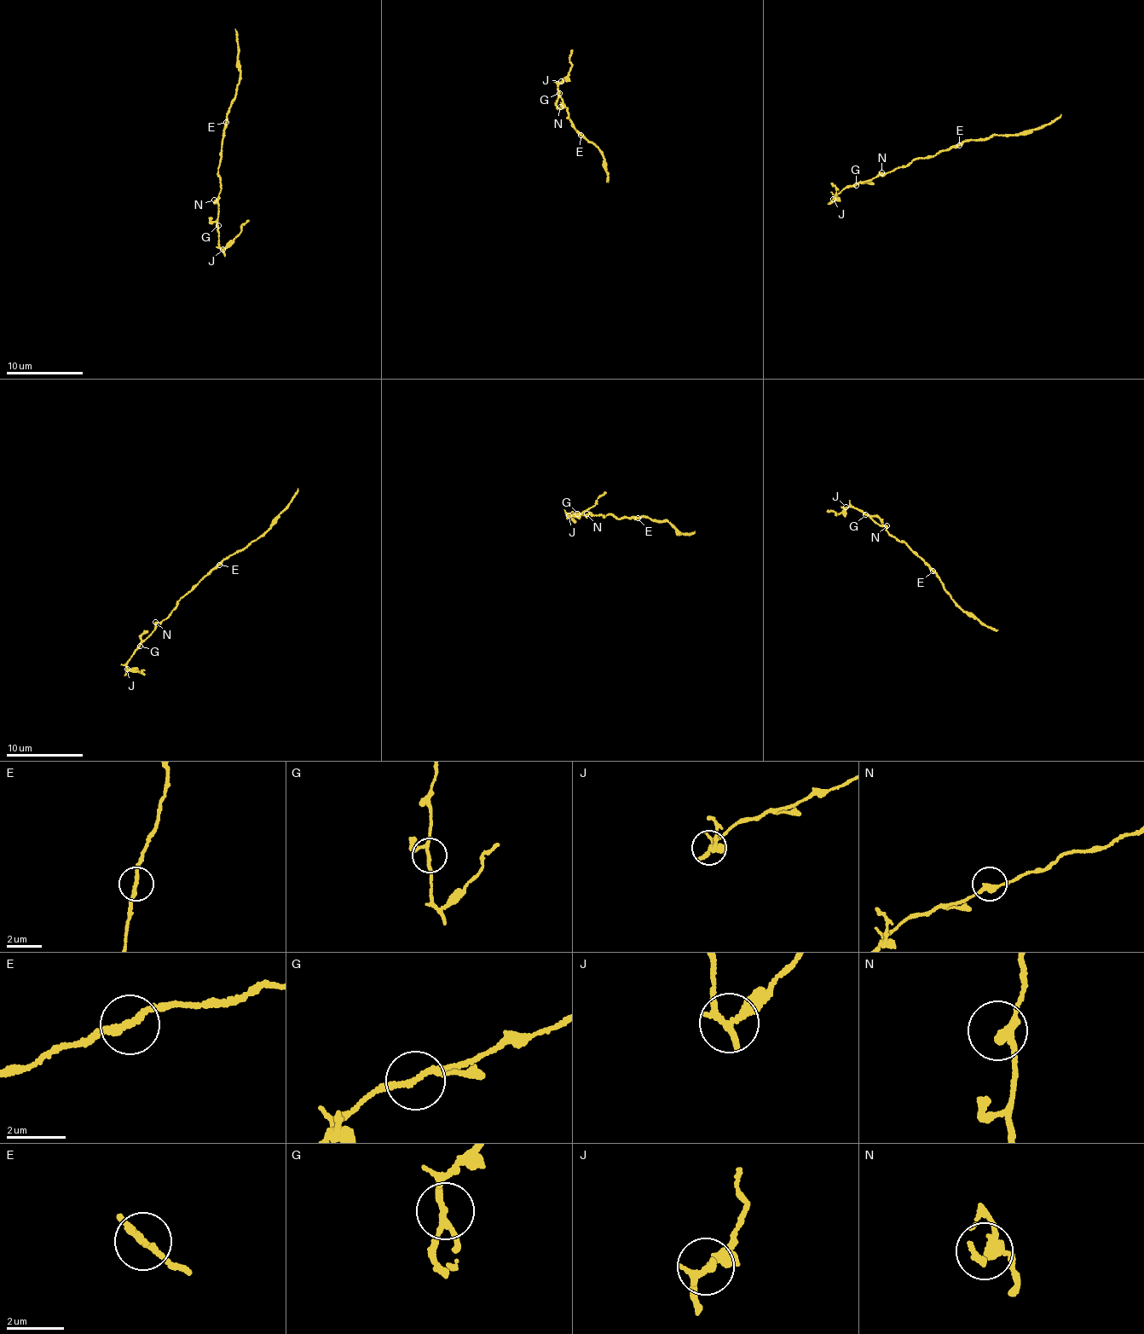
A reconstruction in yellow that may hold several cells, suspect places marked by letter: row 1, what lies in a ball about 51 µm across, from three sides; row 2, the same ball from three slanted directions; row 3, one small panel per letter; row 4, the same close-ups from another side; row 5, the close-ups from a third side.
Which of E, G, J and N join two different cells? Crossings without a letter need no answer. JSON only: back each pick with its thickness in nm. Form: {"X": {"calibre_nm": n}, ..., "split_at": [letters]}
{"E": {"calibre_nm": 200}, "J": {"calibre_nm": 280}, "split_at": ["E", "J"]}

